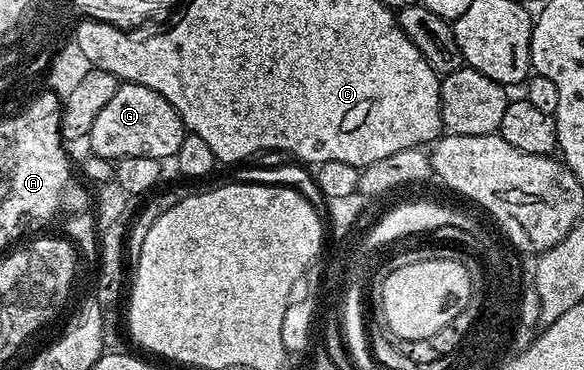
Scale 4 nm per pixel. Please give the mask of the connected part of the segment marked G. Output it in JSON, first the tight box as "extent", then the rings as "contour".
{"extent":[88,83,187,163],"contour":[[[122,83],[116,95],[112,95],[112,99],[108,99],[106,106],[101,109],[100,115],[96,115],[96,123],[92,123],[88,138],[88,149],[91,154],[111,163],[136,155],[162,161],[177,155],[187,132],[182,124],[182,116],[174,110],[172,103],[168,103],[168,99],[164,99],[164,95],[160,95],[160,91],[152,91],[152,87],[143,85]]]}

